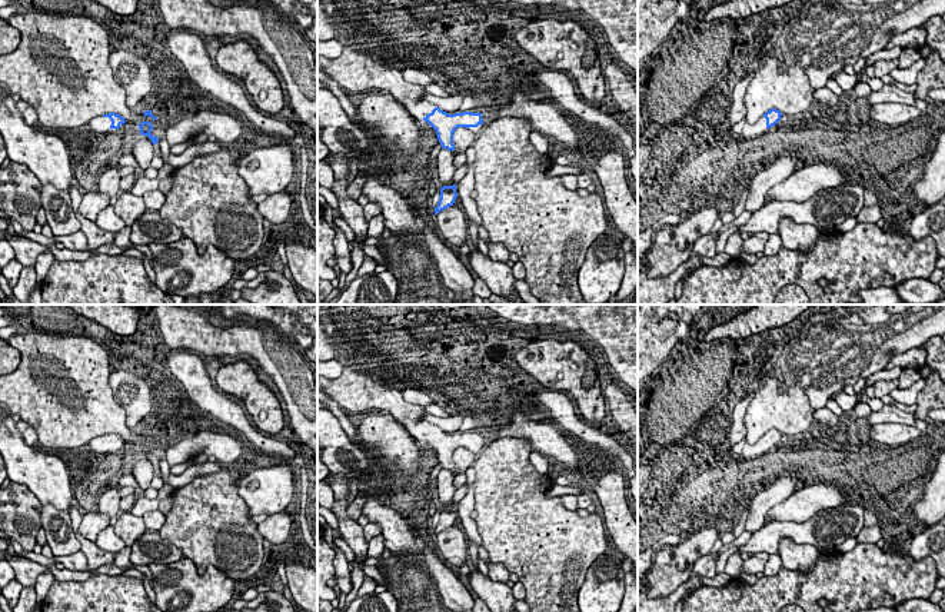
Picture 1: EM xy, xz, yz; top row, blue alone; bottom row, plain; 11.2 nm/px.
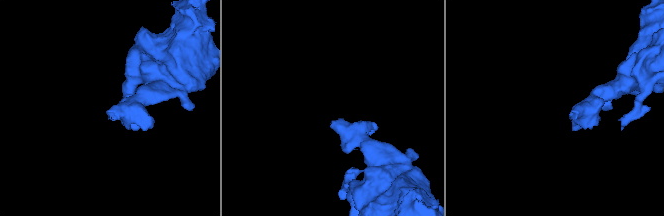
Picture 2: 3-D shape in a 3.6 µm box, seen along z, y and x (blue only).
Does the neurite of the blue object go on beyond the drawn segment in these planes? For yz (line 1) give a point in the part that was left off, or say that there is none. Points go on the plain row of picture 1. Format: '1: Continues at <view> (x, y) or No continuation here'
1: Continues at yz (758, 449)

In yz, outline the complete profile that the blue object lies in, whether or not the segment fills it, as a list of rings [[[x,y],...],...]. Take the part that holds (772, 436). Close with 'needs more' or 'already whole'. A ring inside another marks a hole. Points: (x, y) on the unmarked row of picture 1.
[[[771,429],[762,438],[759,438],[756,443],[745,443],[742,456],[746,459],[756,459],[763,456],[772,446],[775,446],[781,440],[781,436],[782,433],[779,430]]]; needs more

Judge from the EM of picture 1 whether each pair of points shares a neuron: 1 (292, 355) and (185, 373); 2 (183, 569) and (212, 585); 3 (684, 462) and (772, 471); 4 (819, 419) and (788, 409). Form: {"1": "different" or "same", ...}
{"1": "different", "2": "same", "3": "same", "4": "different"}

